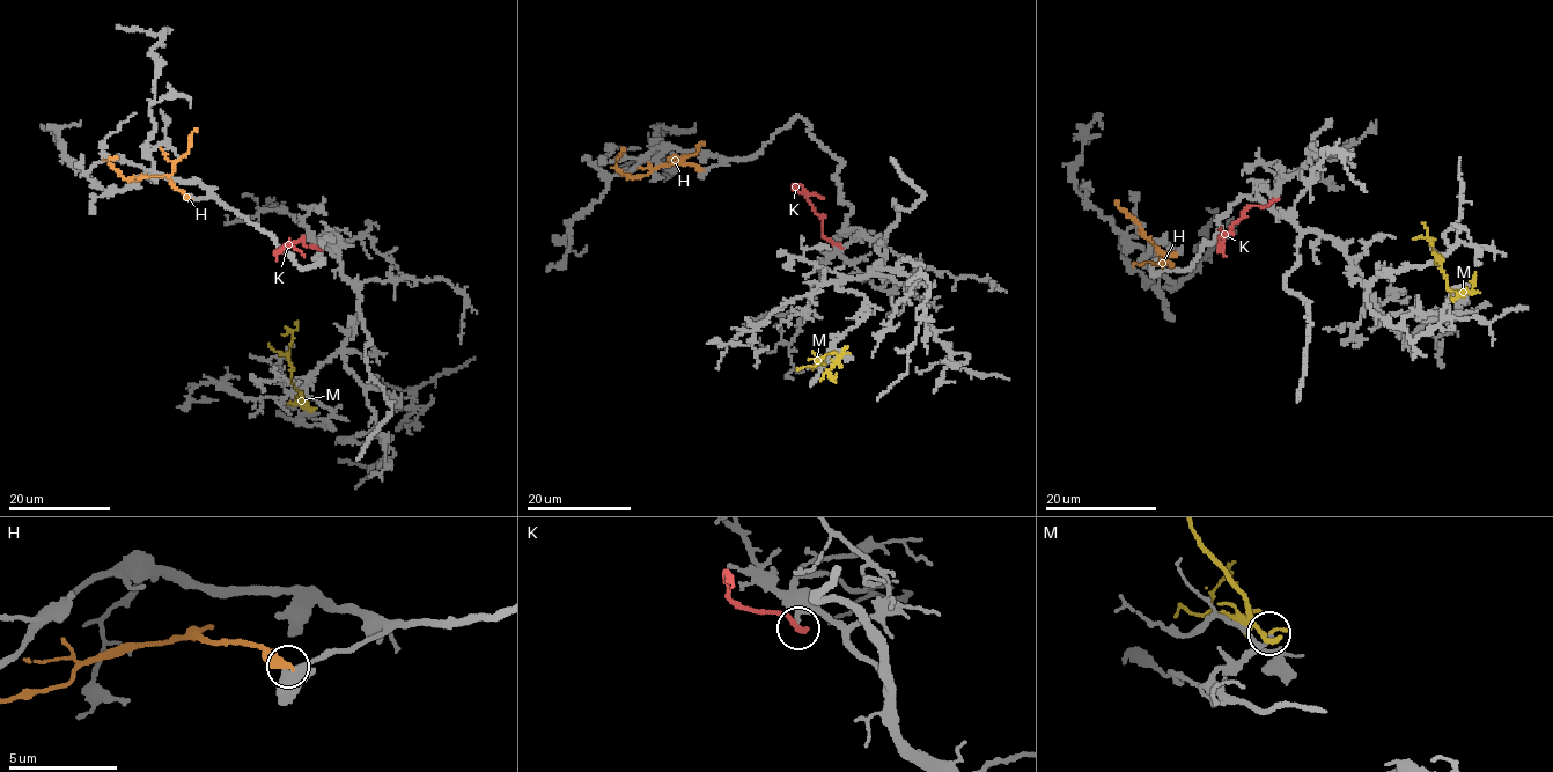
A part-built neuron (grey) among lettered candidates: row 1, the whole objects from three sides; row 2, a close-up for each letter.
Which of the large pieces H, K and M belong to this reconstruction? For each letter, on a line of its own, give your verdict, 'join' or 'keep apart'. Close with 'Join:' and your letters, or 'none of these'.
H: keep apart
K: keep apart
M: keep apart
Join: none of these

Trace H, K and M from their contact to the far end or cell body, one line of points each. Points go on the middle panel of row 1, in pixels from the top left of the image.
H: (701, 170), (689, 163), (657, 164), (646, 175), (632, 177), (617, 169), (620, 147)
K: (839, 245), (822, 235), (821, 219), (793, 183), (802, 184), (806, 193)
M: (844, 353), (832, 353), (819, 361), (824, 364)

